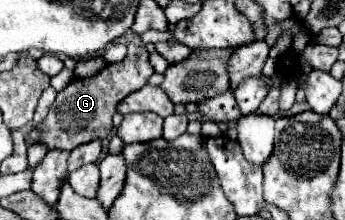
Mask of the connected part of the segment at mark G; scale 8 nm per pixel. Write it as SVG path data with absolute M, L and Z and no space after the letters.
M128 45L128 55L122 63L106 65L100 73L88 79L80 79L80 77L72 79L58 93L48 117L26 135L26 145L30 147L32 143L42 143L48 149L72 151L74 147L86 141L108 137L108 133L112 131L112 115L116 113L116 105L126 95L142 89L152 73L154 69L148 61L148 51L138 45Z

